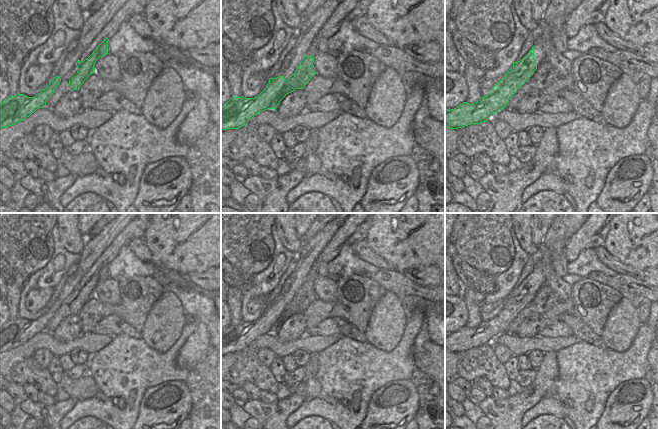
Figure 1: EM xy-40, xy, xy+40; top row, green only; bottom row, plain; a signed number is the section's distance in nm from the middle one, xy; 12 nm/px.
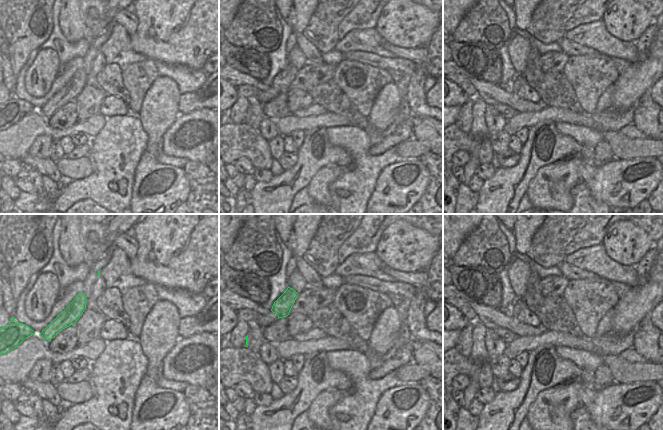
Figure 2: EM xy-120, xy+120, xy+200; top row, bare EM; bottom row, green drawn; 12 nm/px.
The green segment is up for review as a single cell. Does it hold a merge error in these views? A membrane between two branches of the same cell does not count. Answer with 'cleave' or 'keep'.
cleave

